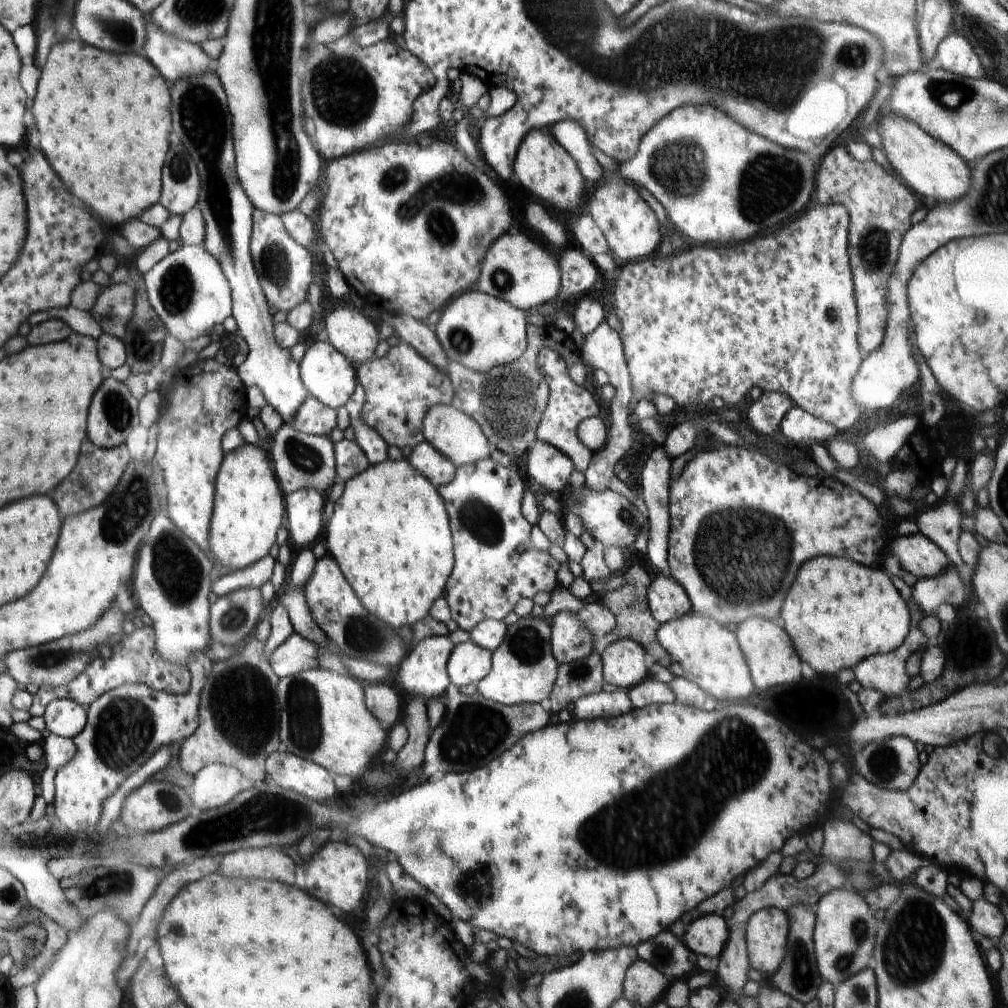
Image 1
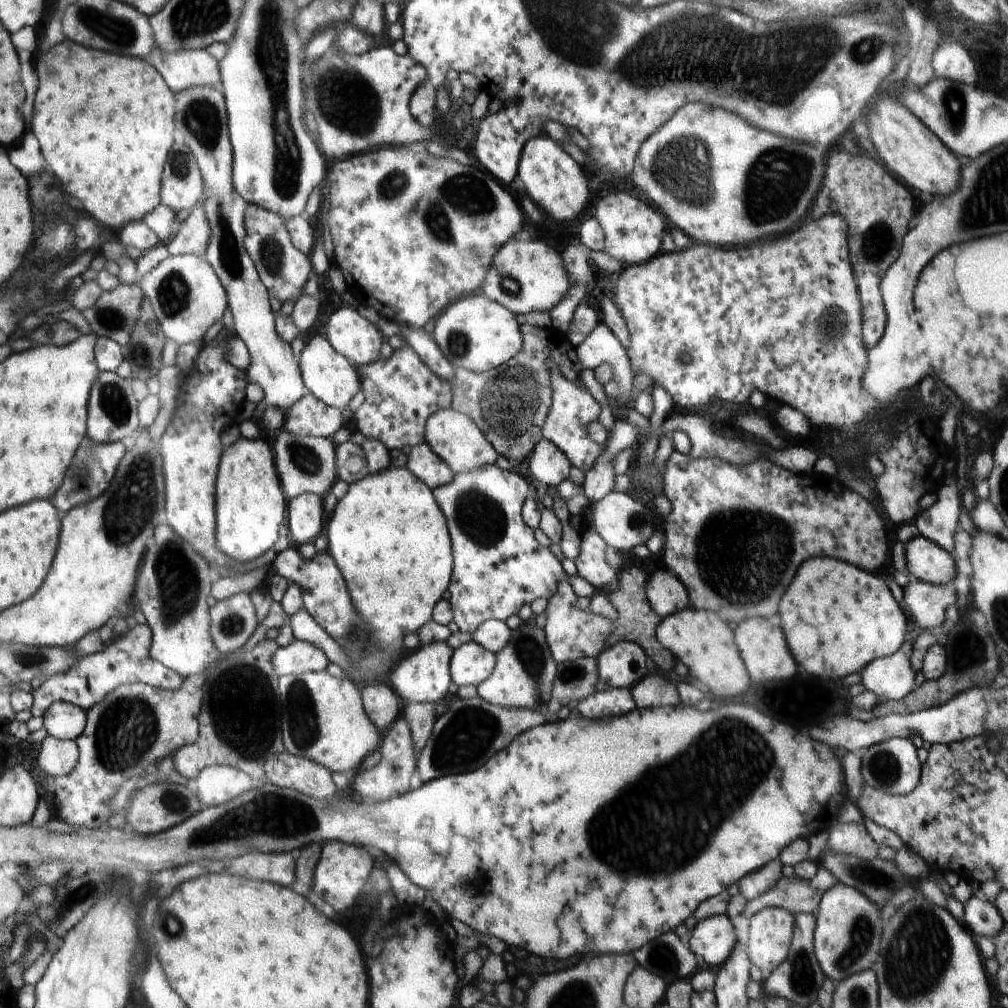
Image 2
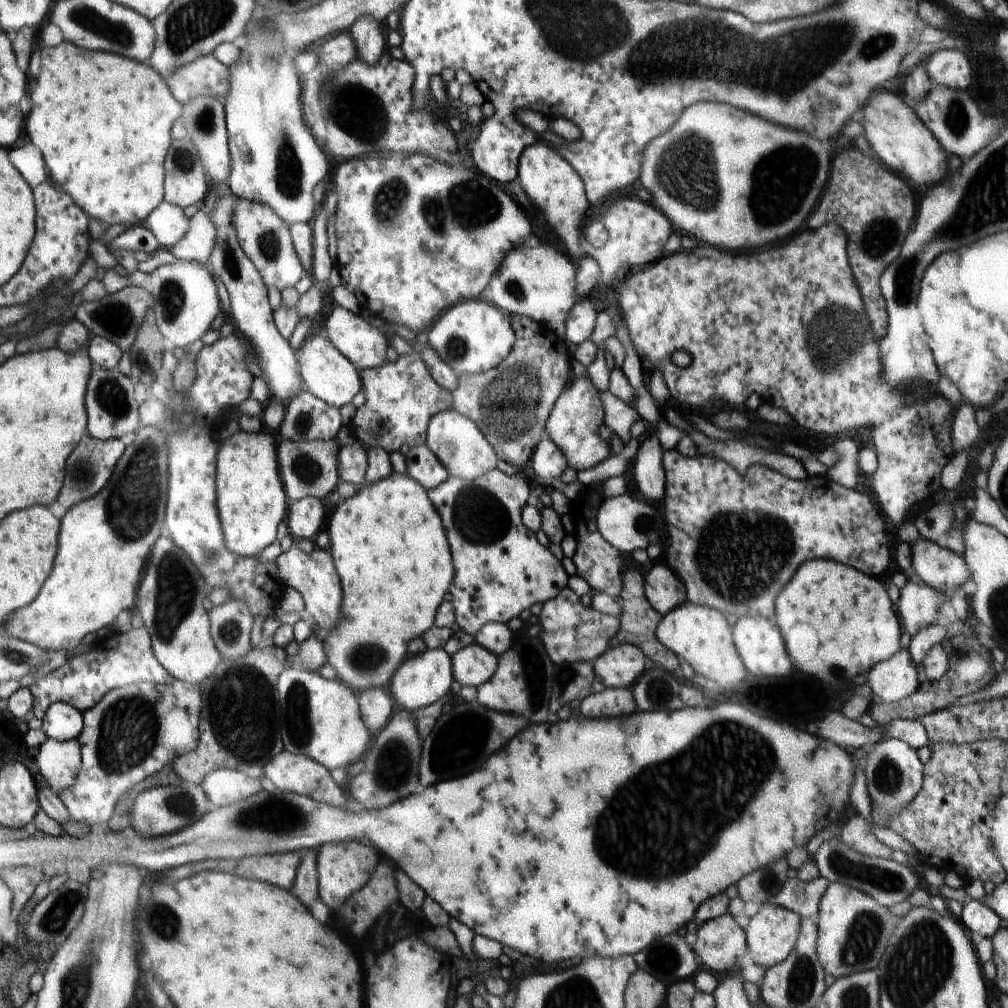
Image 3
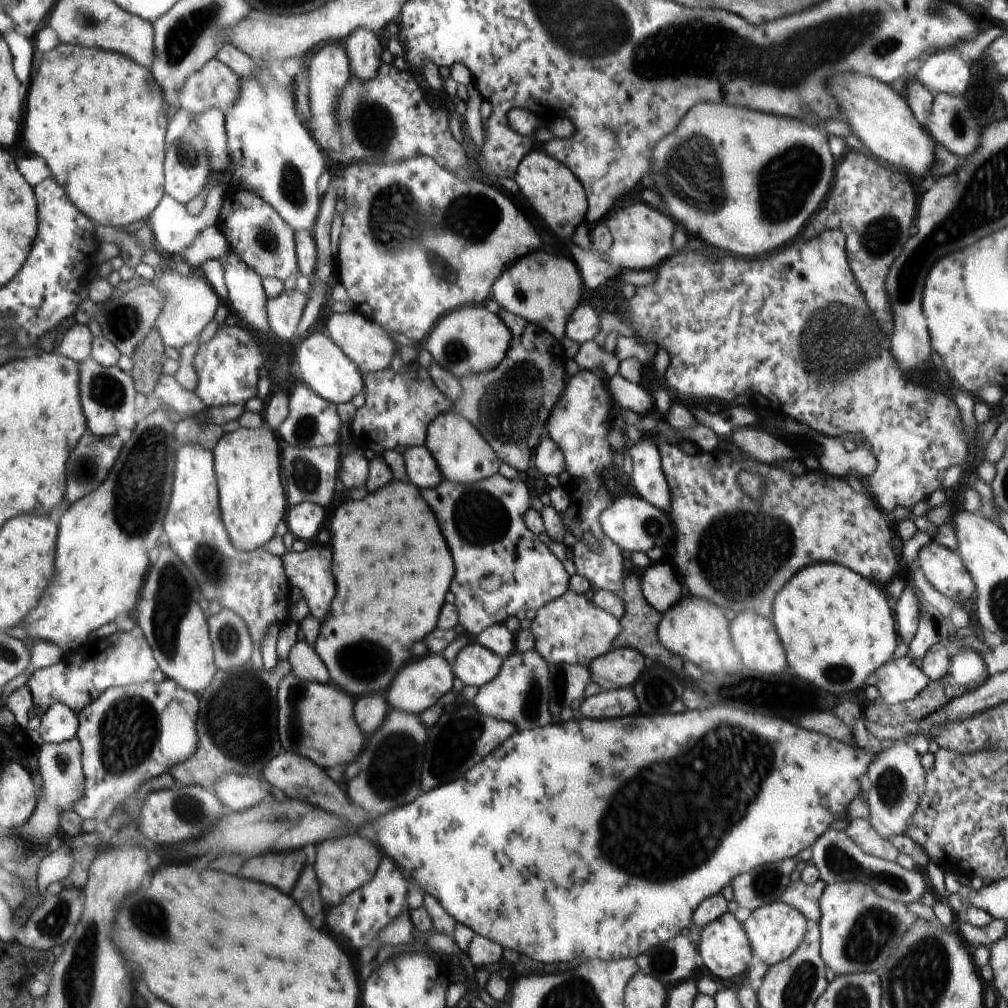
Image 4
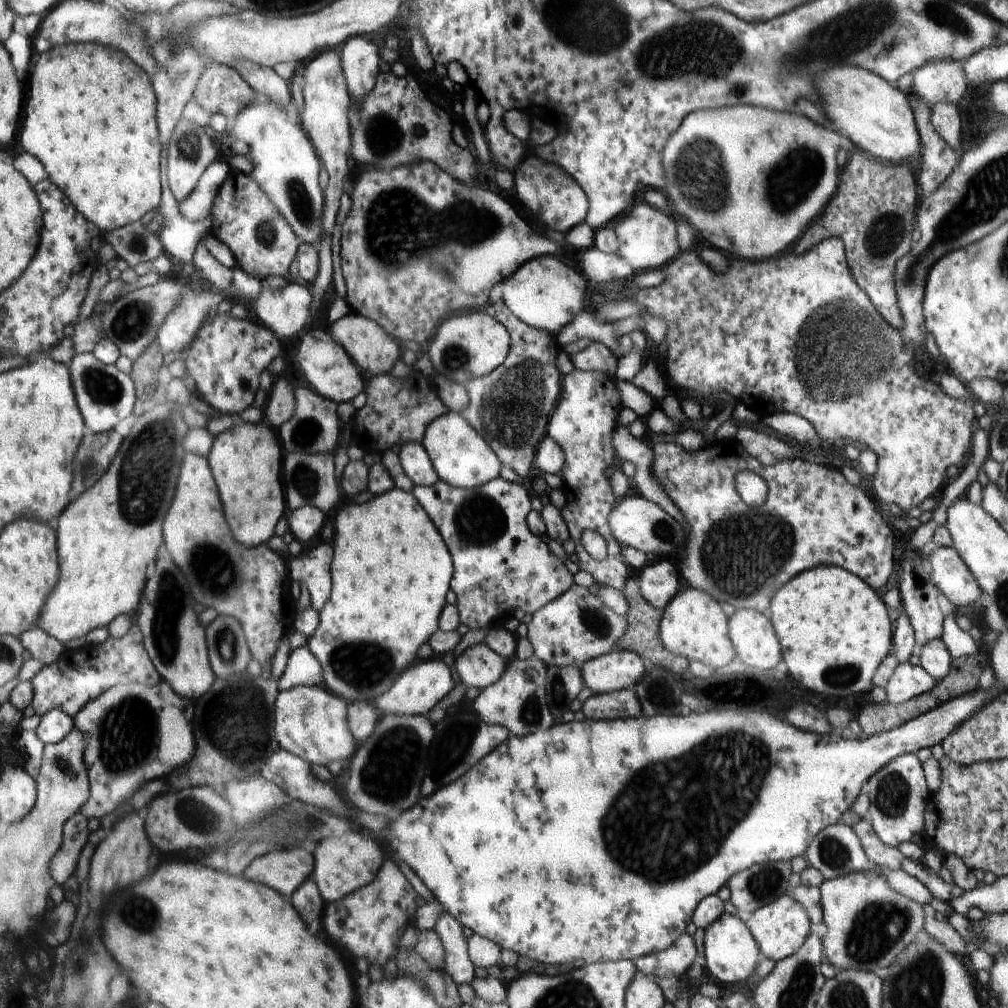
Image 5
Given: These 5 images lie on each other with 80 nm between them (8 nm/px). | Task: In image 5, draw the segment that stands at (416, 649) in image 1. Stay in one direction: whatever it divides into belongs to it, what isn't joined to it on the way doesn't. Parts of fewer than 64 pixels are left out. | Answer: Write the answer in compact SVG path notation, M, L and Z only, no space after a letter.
M433 657L429 660L422 660L414 663L408 670L405 670L394 686L381 694L382 698L372 700L372 705L379 710L381 715L420 715L427 713L436 706L454 688L451 668L442 661L441 657Z

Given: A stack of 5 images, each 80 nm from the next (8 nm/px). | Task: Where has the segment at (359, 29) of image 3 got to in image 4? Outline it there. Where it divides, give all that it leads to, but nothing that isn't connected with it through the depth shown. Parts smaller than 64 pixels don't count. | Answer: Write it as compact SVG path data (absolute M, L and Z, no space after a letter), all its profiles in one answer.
M358 29L345 43L351 74L361 82L372 81L380 66L382 44L372 31Z

